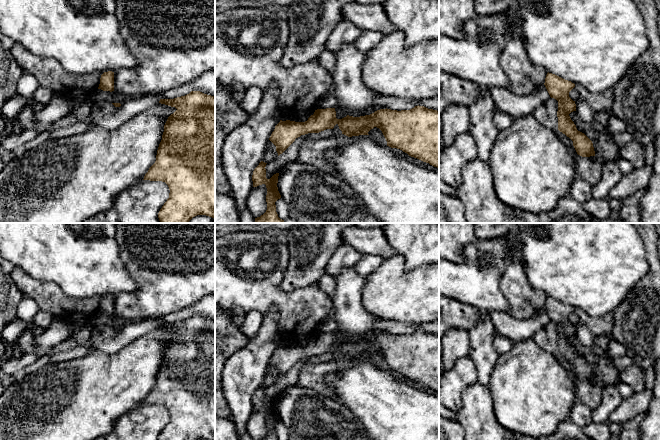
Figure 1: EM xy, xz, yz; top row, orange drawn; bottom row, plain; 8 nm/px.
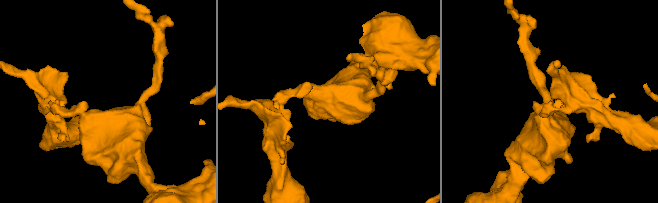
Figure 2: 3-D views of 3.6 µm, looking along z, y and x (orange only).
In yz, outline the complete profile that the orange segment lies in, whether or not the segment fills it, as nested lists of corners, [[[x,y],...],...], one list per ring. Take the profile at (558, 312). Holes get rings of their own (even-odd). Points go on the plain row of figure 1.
[[[548,296],[544,309],[550,321],[558,325],[558,354],[573,365],[578,379],[582,381],[595,380],[592,365],[577,354],[569,340],[571,336],[576,335],[575,325],[569,321],[569,316],[575,311],[575,308]]]

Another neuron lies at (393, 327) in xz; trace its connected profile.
[[[379,320],[374,326],[378,330],[384,330],[391,334],[410,334],[415,330],[424,330],[428,333],[433,333],[439,335],[439,320],[433,321],[431,323],[421,323],[421,324],[406,324],[397,321],[384,321]]]

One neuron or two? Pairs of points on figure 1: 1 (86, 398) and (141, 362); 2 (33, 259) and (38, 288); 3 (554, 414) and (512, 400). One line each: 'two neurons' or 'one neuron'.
1: one neuron
2: two neurons
3: one neuron

